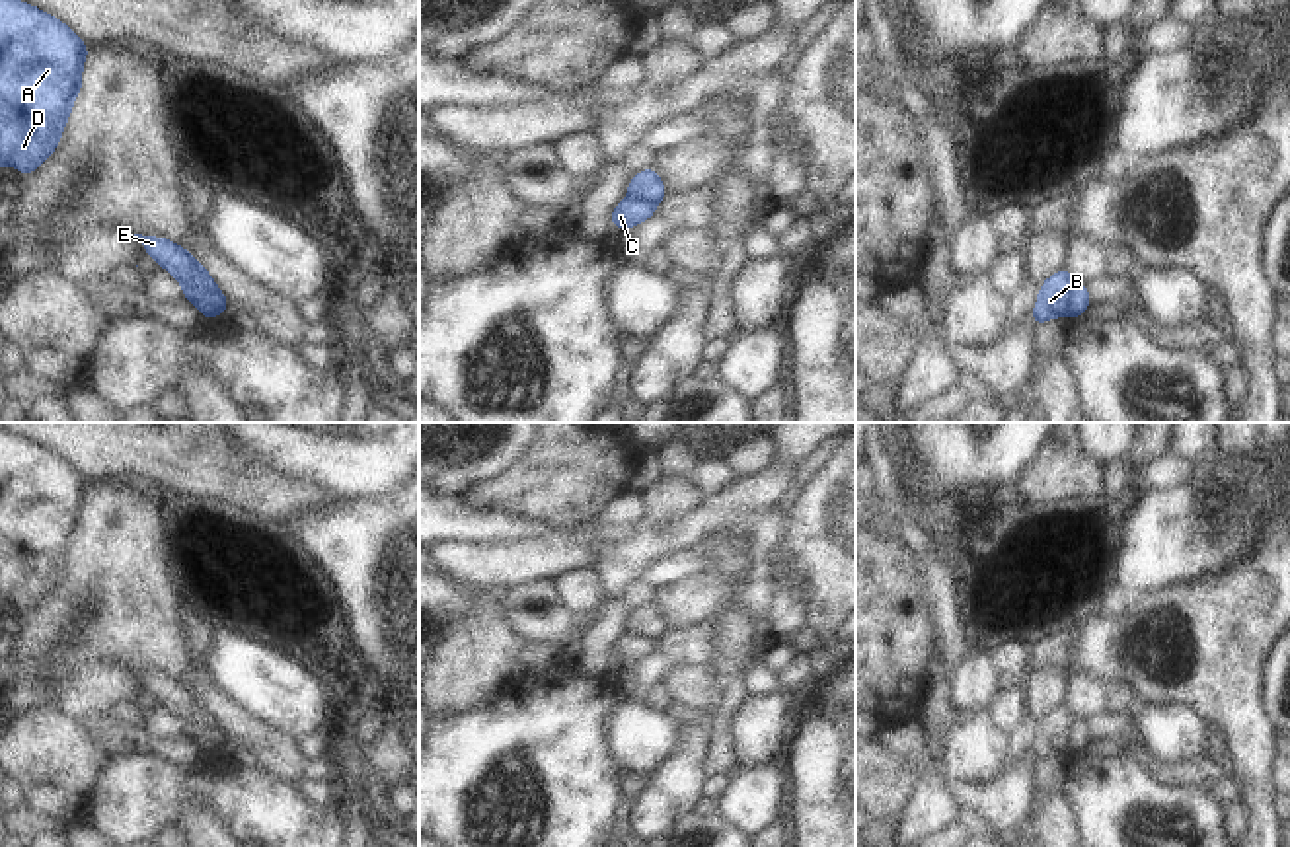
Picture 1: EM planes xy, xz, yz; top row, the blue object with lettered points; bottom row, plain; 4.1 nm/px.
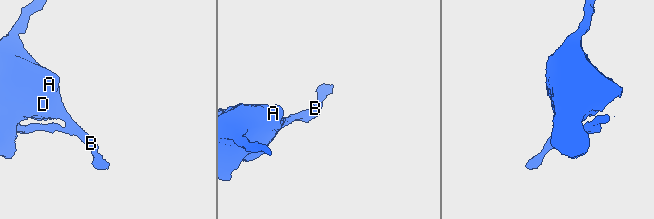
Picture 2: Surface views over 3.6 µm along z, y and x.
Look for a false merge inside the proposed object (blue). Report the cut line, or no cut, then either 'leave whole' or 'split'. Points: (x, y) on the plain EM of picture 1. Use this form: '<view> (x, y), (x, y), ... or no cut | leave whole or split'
xy (184, 721), (201, 721), (227, 740) | split

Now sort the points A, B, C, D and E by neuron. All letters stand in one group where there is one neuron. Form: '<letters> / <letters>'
A B D E / C

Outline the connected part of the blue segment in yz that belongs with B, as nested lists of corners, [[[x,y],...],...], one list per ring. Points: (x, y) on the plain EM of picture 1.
[[[1068,703],[1058,705],[1052,713],[1043,717],[1035,744],[1031,746],[1037,765],[1054,754],[1070,754],[1072,722],[1074,713]]]

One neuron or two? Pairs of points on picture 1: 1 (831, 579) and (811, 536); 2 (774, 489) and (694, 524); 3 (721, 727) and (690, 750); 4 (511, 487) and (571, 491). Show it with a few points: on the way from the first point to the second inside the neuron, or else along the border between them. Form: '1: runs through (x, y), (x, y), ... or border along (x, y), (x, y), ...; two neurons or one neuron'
1: runs through (831, 569), (831, 555), (821, 546); one neuron
2: runs through (755, 495), (714, 515); one neuron
3: border along (718, 705), (706, 764), (708, 775); two neurons
4: runs through (527, 487), (556, 487); one neuron

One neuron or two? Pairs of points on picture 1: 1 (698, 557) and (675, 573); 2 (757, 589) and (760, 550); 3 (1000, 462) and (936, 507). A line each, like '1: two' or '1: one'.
1: one
2: one
3: one

